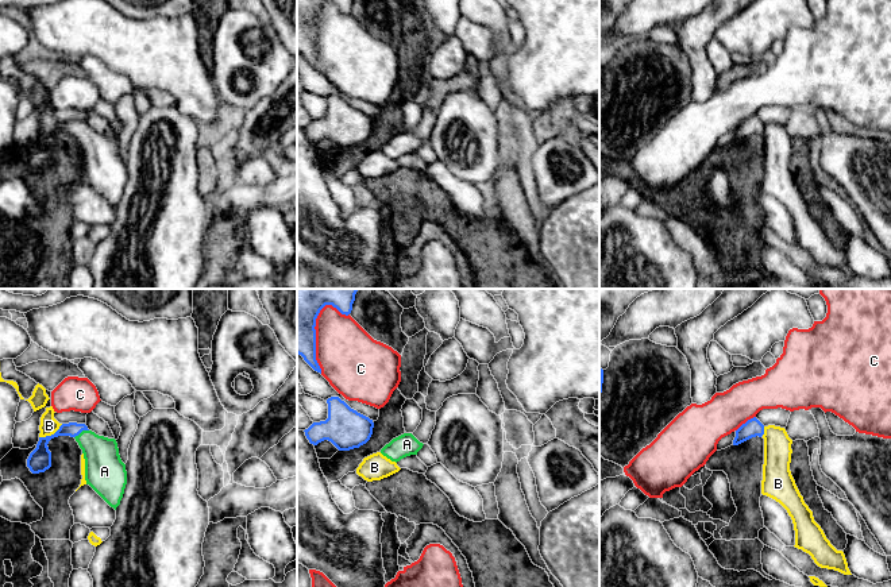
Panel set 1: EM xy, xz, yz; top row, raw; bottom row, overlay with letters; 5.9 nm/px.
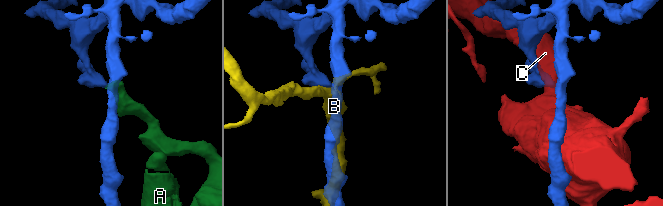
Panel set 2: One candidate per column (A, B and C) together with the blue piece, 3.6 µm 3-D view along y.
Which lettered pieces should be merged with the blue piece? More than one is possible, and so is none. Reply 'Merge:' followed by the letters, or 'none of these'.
Merge: A

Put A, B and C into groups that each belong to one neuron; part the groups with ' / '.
A / B / C

